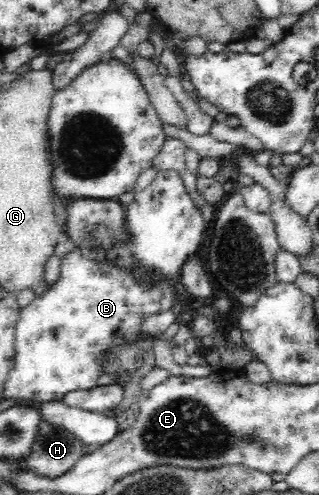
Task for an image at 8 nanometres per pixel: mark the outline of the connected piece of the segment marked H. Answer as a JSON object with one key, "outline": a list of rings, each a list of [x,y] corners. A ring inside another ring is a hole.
{"outline":[[[42,420],[31,447],[31,454],[22,464],[39,476],[57,478],[71,470],[83,455],[85,444],[72,432]]]}

